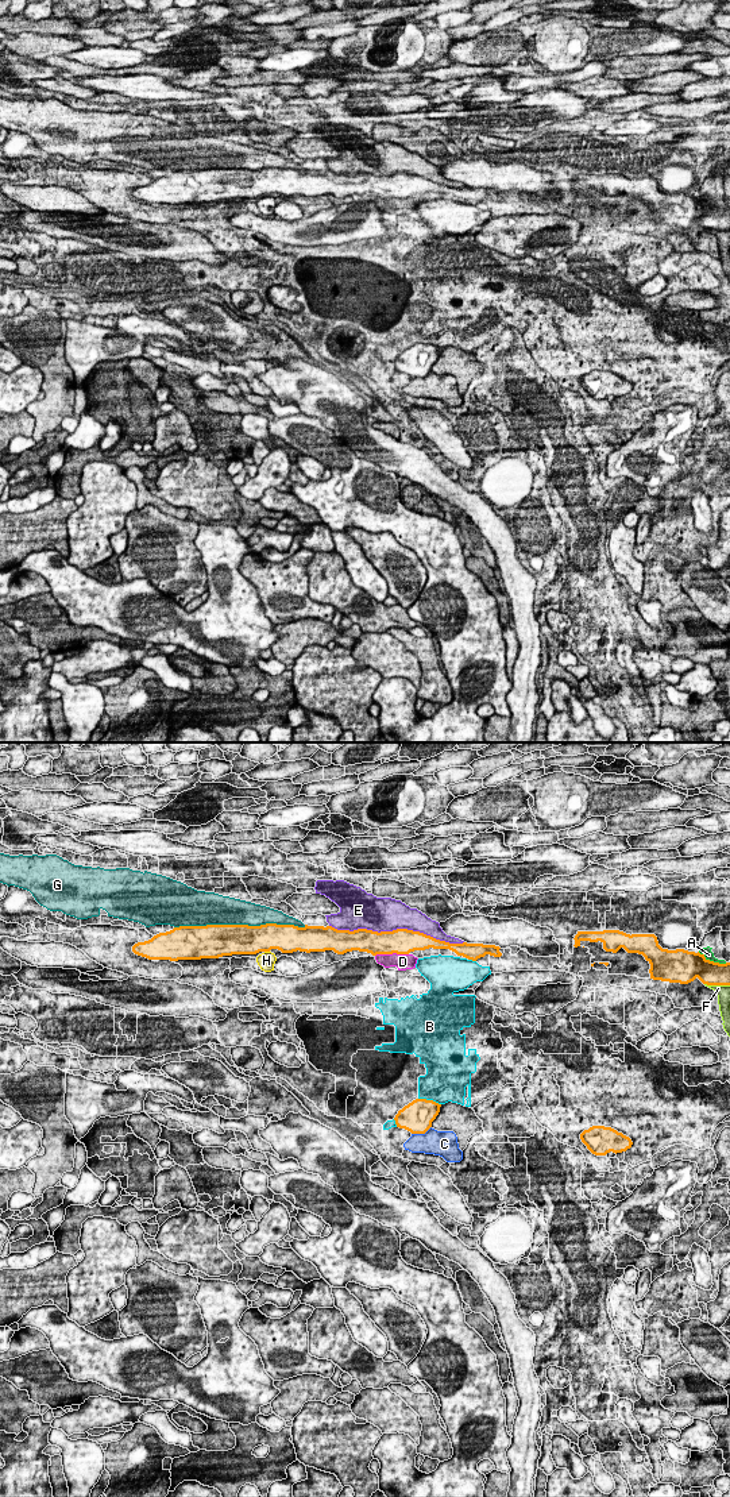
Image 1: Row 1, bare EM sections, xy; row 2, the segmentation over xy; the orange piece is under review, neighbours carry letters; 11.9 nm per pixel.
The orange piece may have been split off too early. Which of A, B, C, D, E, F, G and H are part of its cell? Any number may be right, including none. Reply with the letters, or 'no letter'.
no letter

